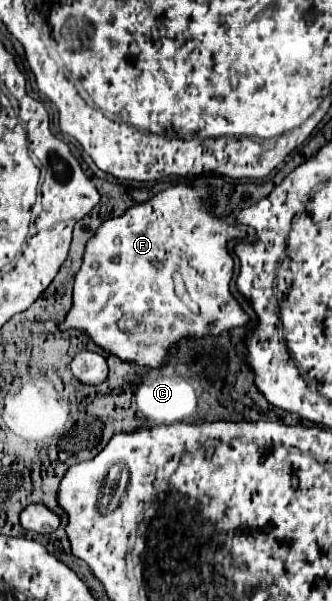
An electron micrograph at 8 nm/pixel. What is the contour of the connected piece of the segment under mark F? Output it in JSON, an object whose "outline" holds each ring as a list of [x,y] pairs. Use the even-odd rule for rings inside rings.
{"outline":[[[204,183],[174,185],[124,215],[104,221],[86,245],[84,261],[74,281],[74,307],[60,329],[78,327],[122,361],[160,367],[170,349],[184,337],[202,337],[246,325],[248,315],[230,293],[232,257],[226,249],[228,239],[246,237],[246,233],[242,227],[230,227],[208,211],[204,207],[208,197],[210,187]]]}

